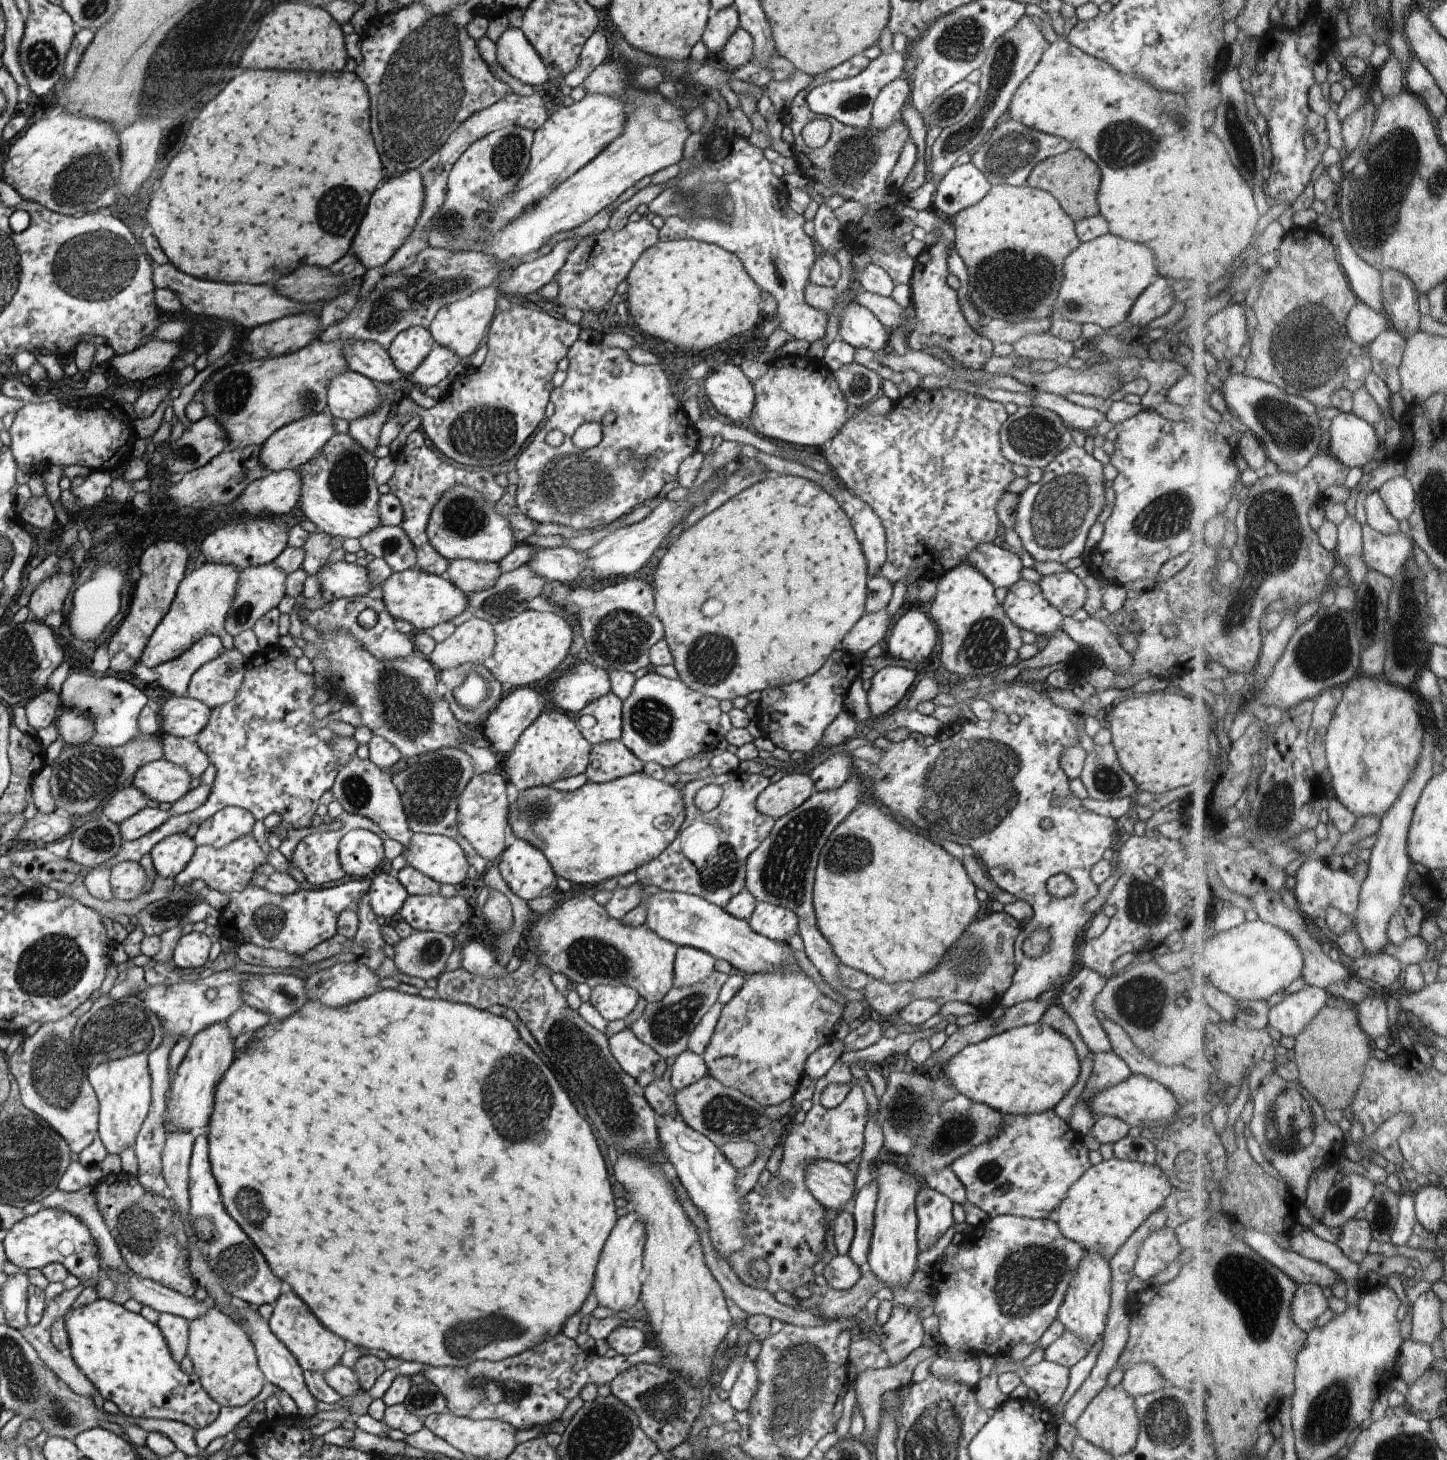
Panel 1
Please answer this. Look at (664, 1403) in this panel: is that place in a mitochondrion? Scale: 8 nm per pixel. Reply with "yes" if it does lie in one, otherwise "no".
yes

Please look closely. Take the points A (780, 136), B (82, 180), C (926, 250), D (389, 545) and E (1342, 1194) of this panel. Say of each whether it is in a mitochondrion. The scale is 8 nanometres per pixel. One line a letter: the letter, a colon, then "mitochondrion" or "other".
A: other
B: mitochondrion
C: other
D: mitochondrion
E: mitochondrion

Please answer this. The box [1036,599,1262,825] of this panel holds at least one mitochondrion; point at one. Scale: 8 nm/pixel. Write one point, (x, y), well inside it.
(1106, 780)

